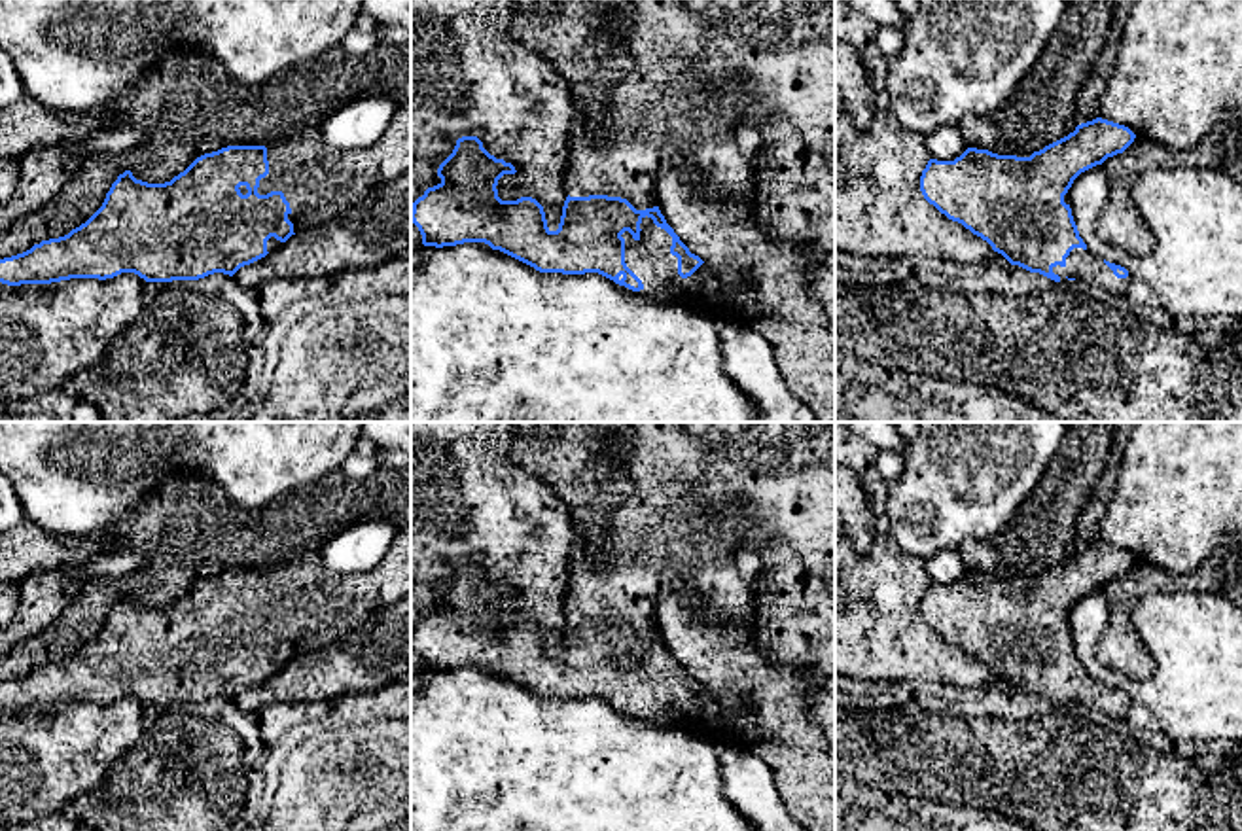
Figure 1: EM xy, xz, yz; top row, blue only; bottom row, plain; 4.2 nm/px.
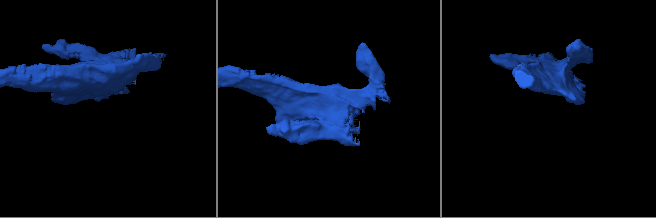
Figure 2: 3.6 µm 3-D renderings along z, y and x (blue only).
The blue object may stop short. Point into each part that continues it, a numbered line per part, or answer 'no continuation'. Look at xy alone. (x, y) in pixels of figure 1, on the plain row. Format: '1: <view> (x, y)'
1: xy (320, 606)

